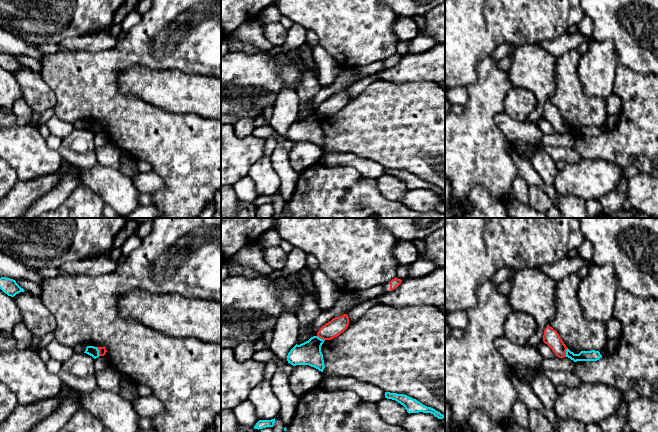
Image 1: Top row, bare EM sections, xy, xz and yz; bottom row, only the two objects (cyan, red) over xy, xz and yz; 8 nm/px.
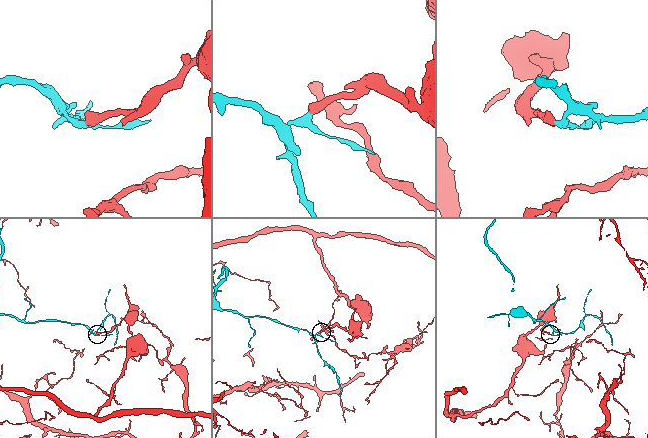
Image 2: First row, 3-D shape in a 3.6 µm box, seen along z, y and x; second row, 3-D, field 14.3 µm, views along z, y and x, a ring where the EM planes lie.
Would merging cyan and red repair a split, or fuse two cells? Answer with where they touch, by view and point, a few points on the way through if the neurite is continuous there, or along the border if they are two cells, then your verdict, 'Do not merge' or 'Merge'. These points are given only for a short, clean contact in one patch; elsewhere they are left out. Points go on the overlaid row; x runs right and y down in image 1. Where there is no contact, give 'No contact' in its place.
Touches cyan at xy (98, 351). Boundary: xy (96, 347), (100, 355). Do not merge

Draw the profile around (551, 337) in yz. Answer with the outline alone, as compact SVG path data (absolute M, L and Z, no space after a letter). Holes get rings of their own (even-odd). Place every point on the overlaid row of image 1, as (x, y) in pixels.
M547 326L544 330L543 342L547 344L555 355L559 358L566 357L567 347L560 338L559 334L552 327Z

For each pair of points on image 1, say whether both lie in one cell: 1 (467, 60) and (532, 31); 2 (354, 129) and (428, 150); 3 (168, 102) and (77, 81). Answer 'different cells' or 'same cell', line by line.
1: same cell
2: same cell
3: different cells

